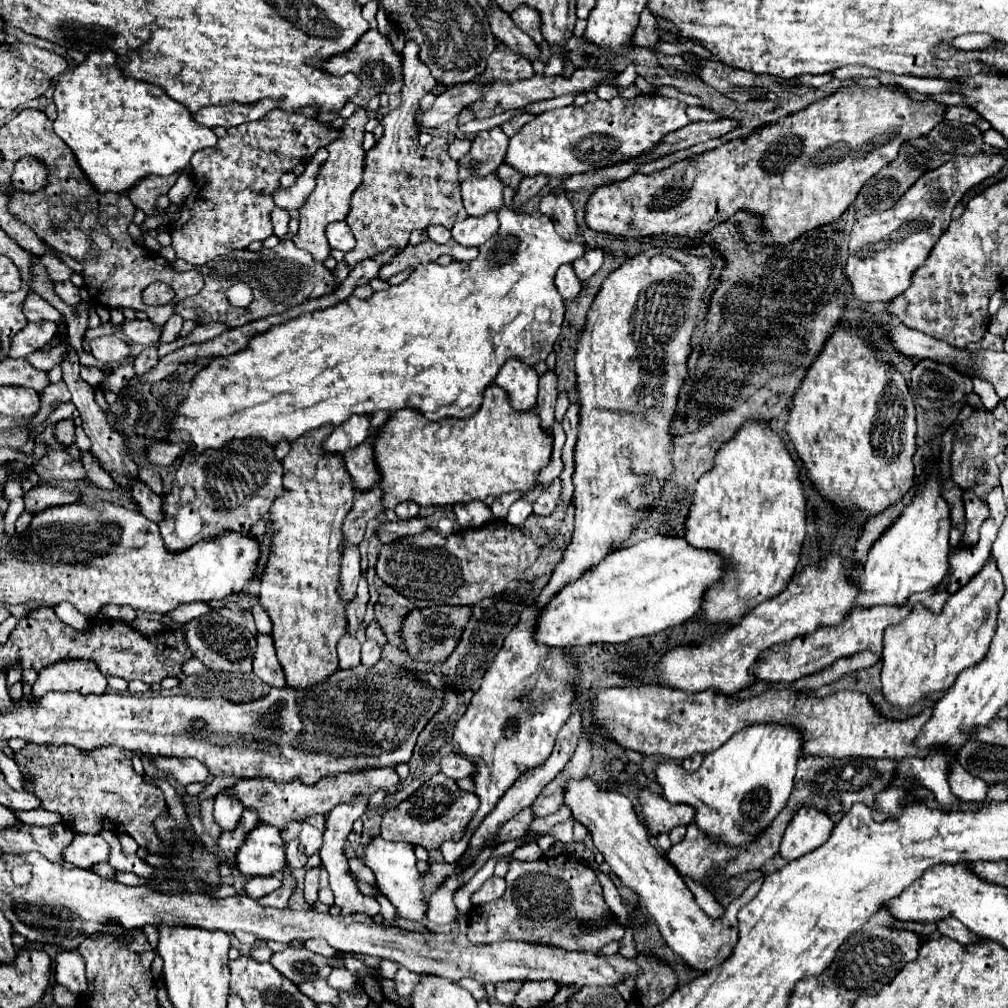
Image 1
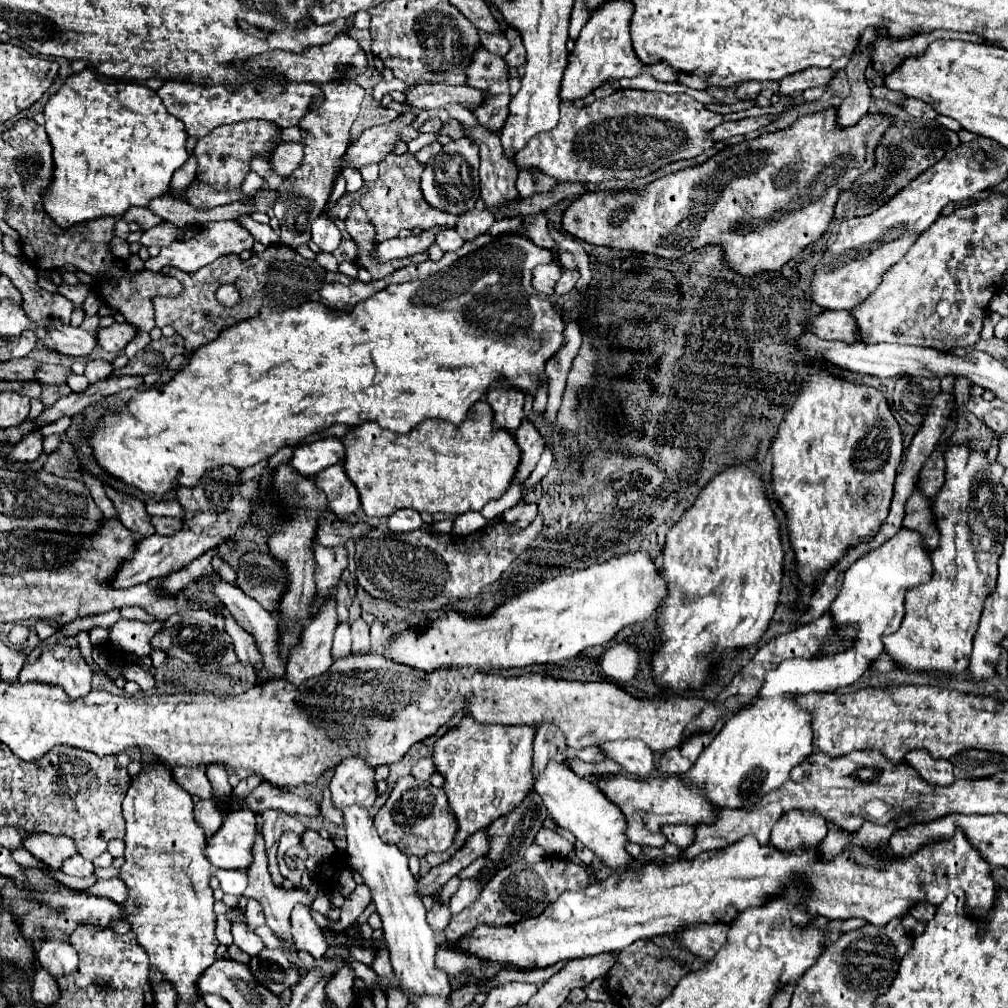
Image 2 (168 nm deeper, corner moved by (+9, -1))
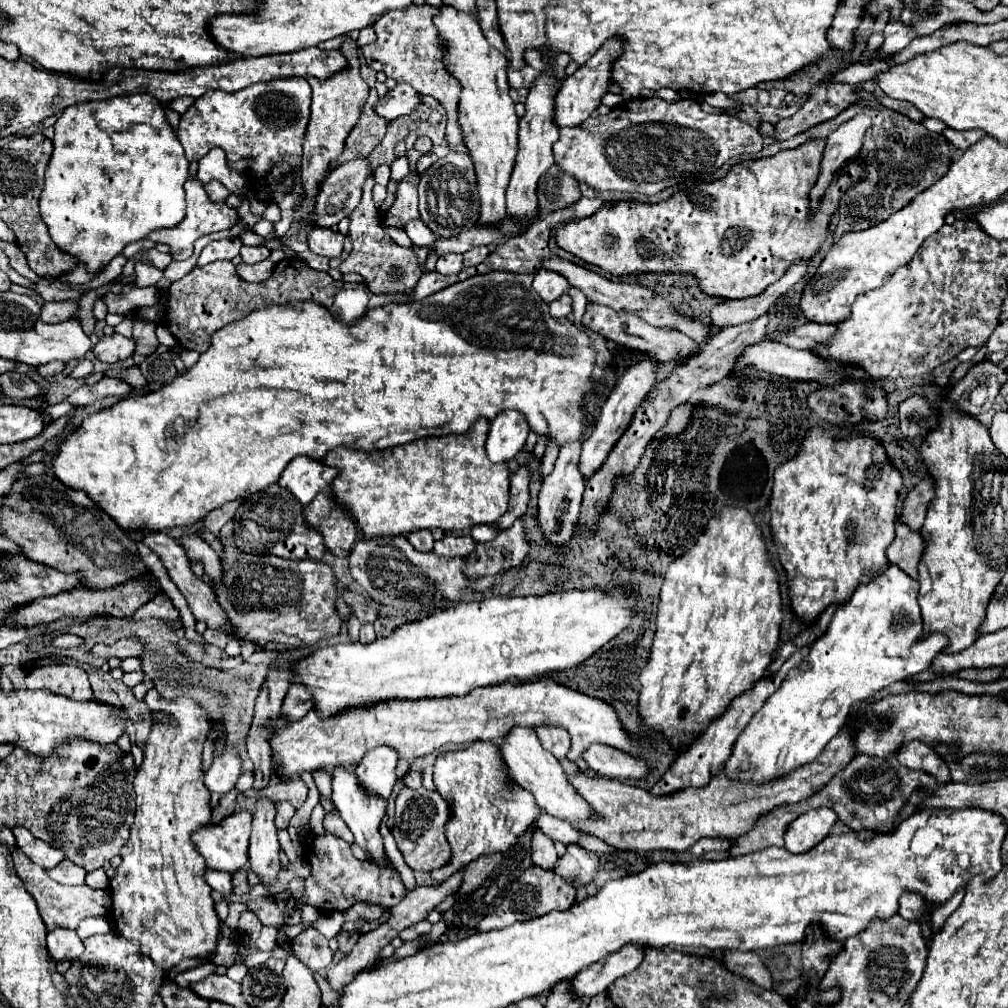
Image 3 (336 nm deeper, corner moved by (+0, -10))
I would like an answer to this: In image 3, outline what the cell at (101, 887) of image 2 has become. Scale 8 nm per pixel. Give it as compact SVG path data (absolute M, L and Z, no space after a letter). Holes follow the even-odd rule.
M18 847L12 851L12 863L16 867L16 873L24 881L26 891L36 899L38 911L48 927L48 931L54 929L76 929L78 923L86 917L98 917L98 915L108 915L108 907L112 907L112 893L108 889L92 889L88 885L84 887L68 887L52 881L42 867L36 867L28 855L24 855Z

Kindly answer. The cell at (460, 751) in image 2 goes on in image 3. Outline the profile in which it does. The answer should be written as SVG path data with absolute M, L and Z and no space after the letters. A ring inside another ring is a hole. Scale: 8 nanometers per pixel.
M476 741L468 749L442 753L434 763L434 783L452 811L446 825L452 859L444 867L430 873L438 883L446 881L452 873L466 867L470 861L484 853L506 851L514 845L516 837L522 835L540 815L540 807L536 807L532 793L524 791L524 787L516 785L508 775L500 745L496 743Z

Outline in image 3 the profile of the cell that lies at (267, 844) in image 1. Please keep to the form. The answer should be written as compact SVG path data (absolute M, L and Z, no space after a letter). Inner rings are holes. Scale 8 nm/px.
M238 811L226 817L220 825L208 825L196 831L192 841L210 869L232 875L248 863L250 829L252 815L248 811Z

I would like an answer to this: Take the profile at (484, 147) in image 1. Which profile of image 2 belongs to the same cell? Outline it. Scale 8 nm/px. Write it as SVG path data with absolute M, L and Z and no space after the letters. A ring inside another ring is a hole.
M465 136L445 144L441 152L433 158L433 174L421 176L419 184L421 184L425 202L441 212L449 212L455 216L475 208L479 200L479 176L477 176L479 160L477 158L479 158L479 148Z

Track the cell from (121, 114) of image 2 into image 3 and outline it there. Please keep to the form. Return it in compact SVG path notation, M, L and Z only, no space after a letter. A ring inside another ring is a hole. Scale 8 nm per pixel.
M138 93L138 95L122 95L122 97L114 97L114 99L106 99L106 101L88 101L88 103L76 103L76 105L70 105L60 117L58 121L54 123L54 151L52 151L52 157L50 157L50 163L48 163L48 169L46 169L46 183L44 183L44 189L42 189L42 195L40 195L40 215L44 219L44 223L48 225L50 229L50 237L52 241L66 253L74 255L80 263L86 263L88 265L88 271L102 271L114 255L122 253L122 249L130 243L130 241L136 241L136 239L144 239L150 231L154 229L160 229L160 227L174 227L180 223L180 219L184 219L184 213L186 213L186 203L184 203L184 183L188 181L190 177L190 163L184 155L184 149L176 137L176 131L172 129L172 125L168 123L166 119L166 113L164 113L164 107L162 103L148 95L148 93Z

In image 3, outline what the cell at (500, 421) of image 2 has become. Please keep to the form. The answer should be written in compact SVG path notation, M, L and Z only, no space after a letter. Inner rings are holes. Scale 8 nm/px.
M502 411L490 423L490 433L486 439L488 459L492 459L492 463L512 459L526 445L528 433L530 427L524 415L518 411Z

